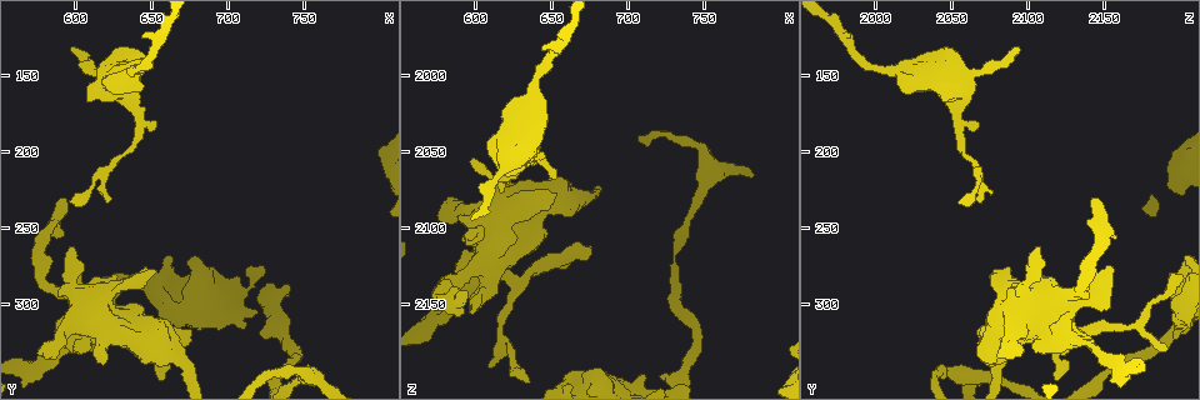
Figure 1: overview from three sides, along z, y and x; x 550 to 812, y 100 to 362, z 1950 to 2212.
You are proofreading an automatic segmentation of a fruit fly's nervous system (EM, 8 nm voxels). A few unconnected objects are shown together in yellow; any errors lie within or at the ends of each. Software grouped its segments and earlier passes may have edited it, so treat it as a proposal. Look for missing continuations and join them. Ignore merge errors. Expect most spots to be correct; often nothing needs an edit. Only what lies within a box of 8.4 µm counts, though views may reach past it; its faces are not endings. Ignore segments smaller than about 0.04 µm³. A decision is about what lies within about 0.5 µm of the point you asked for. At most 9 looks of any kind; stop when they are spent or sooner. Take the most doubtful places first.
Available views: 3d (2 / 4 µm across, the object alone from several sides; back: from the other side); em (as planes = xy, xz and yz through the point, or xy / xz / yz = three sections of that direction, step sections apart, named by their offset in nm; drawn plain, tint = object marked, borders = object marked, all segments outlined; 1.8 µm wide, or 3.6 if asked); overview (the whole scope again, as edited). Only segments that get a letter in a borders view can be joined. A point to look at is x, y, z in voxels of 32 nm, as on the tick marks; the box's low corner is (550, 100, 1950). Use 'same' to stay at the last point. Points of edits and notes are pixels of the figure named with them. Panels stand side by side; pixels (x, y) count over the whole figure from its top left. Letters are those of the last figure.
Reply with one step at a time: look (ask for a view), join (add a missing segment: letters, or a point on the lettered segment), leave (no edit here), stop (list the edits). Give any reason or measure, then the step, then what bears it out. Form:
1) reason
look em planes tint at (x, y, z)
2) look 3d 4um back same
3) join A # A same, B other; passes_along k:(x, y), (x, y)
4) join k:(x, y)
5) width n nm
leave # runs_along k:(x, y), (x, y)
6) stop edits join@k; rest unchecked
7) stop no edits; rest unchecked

branch stops here
look 3d 2um at (598, 134, 2094)

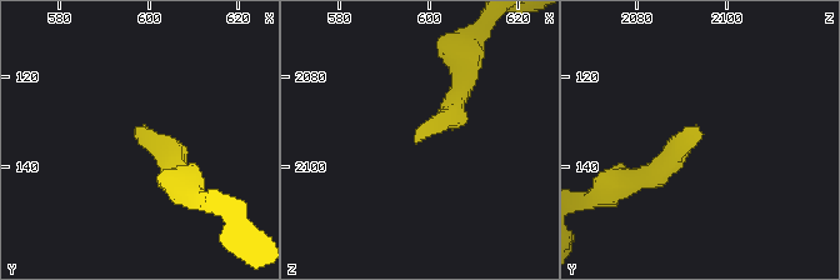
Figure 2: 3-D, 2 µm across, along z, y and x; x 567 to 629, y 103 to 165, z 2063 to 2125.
look em xy step 4 borders at (597, 133, 2093)

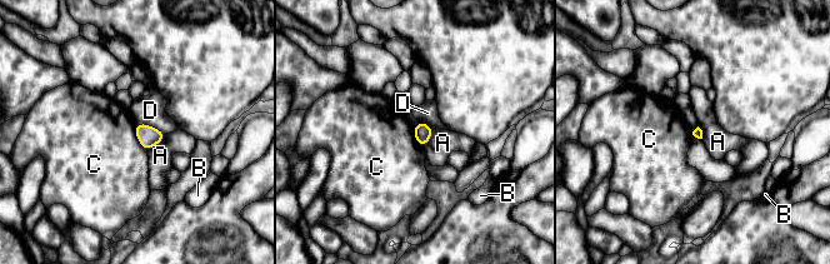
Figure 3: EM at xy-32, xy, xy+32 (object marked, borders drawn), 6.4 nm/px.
look em yz step 16 borders same

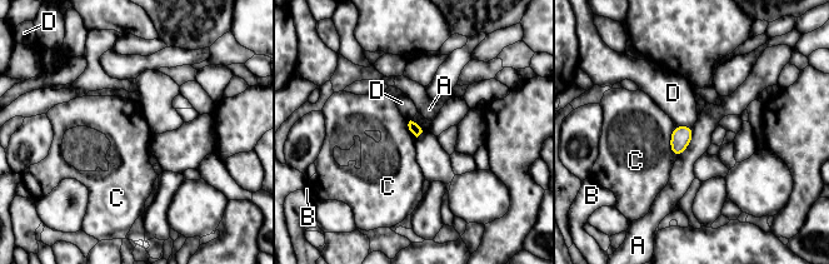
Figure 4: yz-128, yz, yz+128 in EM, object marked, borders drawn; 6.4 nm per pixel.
leave # A other, B other, C other, D other; border 4:(673, 126), (670, 152), (677, 158); none of them fits

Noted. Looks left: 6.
an open end
look 3d 2um back at (712, 314, 2198)

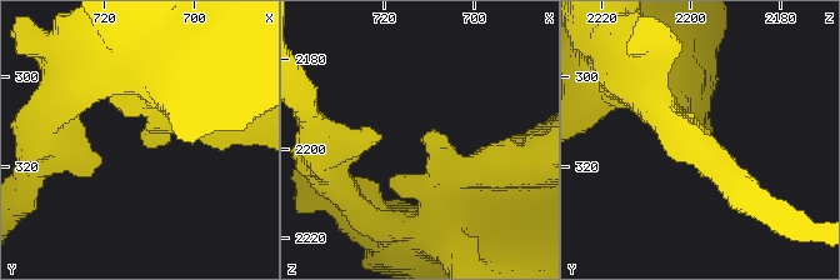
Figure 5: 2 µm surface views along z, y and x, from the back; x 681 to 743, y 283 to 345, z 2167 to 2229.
need the tissue
look em yz step 16 borders at (711, 314, 2197)

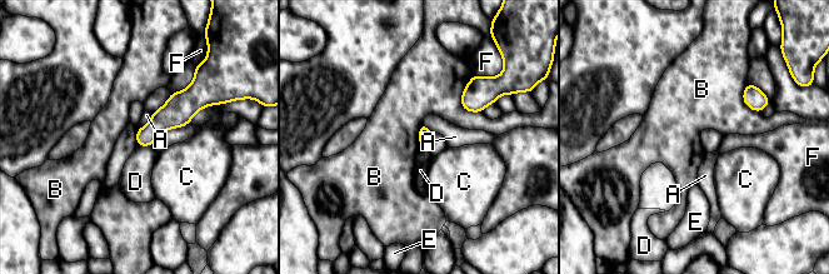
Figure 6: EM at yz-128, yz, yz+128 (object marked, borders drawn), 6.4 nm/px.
leave # A other, B other, C other, D other, E other, F other; border 6:(472, 74), (462, 106), (482, 113); none of them fits

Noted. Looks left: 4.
free end
look 3d 4um at (596, 234, 2142)

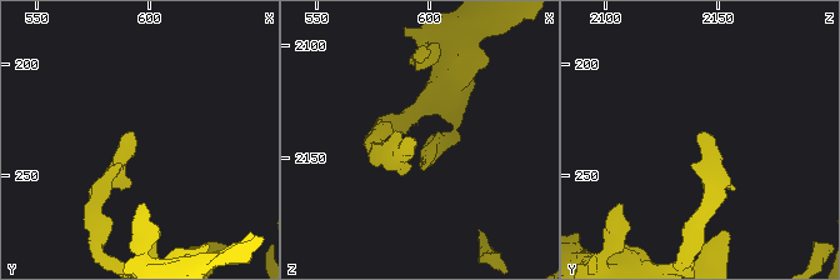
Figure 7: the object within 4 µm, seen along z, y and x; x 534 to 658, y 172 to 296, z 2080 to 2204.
now the EM
look em 3.6um xz step 16 borders at (594, 233, 2143)

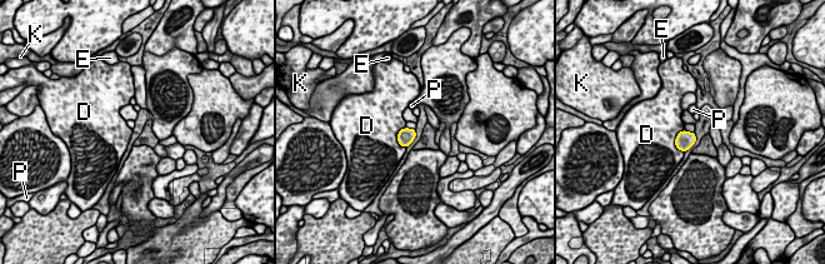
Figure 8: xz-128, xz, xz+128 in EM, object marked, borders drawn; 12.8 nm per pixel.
look em 3.6um planes borders same

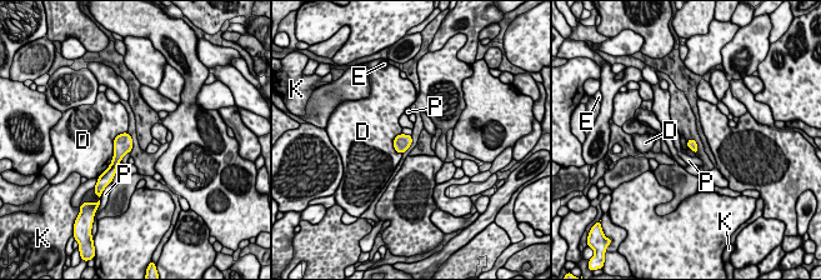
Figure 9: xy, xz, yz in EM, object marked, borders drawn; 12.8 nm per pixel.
leave # D other, E other, K other, P other; border 9:(126, 131), (115, 138), (103, 173); no lettered segment goes on from it

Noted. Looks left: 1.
branch stops here
look em planes borders at (618, 336, 2074)

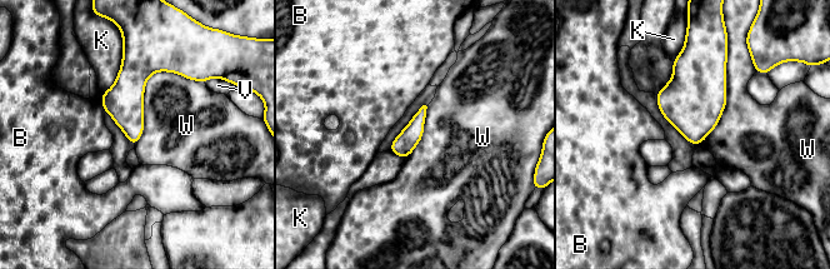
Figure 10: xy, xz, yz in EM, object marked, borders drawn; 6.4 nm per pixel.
leave # B other, K other, V other, W other; border 10:(204, 81), (155, 71), (135, 145); no lettered segment goes on from it

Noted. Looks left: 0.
stop no edits; rest unchecked

